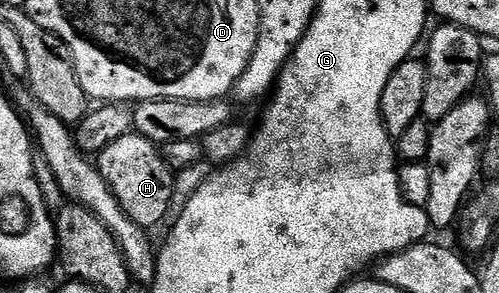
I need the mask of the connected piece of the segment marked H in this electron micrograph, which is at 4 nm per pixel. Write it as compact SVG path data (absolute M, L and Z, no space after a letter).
M135 133L123 135L114 141L114 145L106 145L106 149L100 152L98 166L106 185L110 185L118 205L122 205L130 221L145 229L153 229L167 217L172 207L174 172L161 157L157 144Z

